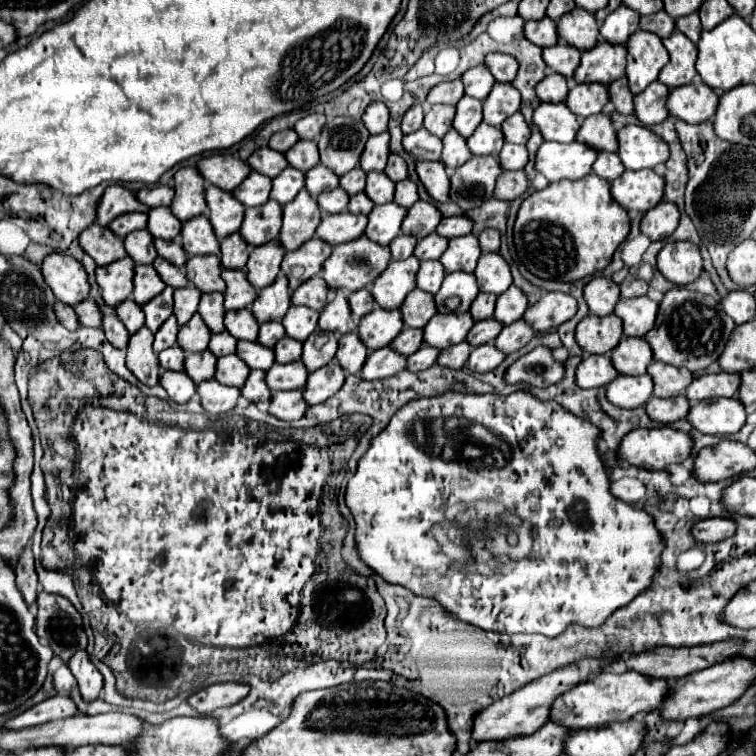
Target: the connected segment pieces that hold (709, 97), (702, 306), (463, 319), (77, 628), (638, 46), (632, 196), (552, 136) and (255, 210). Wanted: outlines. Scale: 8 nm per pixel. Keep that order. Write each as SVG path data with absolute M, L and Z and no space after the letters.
M695 81L669 91L667 111L685 123L703 123L715 115L719 95L705 83Z
M673 287L669 289L669 293L665 293L663 301L659 303L655 327L645 335L645 341L651 345L653 361L685 367L691 373L695 373L719 359L733 327L733 319L729 319L723 313L717 299L695 291L687 291L685 287Z
M437 313L423 327L423 343L435 349L447 349L465 341L469 329L473 327L473 317L469 313Z
M45 591L39 593L37 605L37 635L41 639L49 639L53 653L67 663L73 653L87 647L81 615L65 597Z
M637 31L627 41L627 81L633 95L657 81L659 71L669 63L667 49L661 39L649 31Z
M653 169L641 171L625 171L611 183L611 195L623 209L635 211L649 211L663 199L665 179L657 175Z
M539 103L533 111L533 125L541 131L545 141L557 143L571 143L581 127L565 103Z
M267 201L265 205L245 209L239 235L247 245L265 245L279 235L281 229L281 205L277 201Z

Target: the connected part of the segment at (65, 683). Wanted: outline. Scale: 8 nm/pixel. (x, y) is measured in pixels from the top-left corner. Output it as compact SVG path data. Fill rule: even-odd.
M61 665L53 673L53 687L59 695L69 695L73 689L77 689L77 679L73 677L73 673L69 671L67 665Z

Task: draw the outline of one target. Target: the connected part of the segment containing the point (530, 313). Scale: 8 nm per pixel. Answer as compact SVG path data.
M543 293L543 297L527 307L523 319L533 325L535 333L547 333L557 329L561 323L571 319L577 313L577 301L567 293Z

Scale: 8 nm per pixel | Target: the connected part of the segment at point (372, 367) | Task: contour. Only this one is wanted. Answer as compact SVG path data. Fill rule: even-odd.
M389 347L371 351L359 377L365 381L373 381L373 379L385 379L385 377L393 377L399 371L403 371L407 365L407 359L399 353L395 353Z

